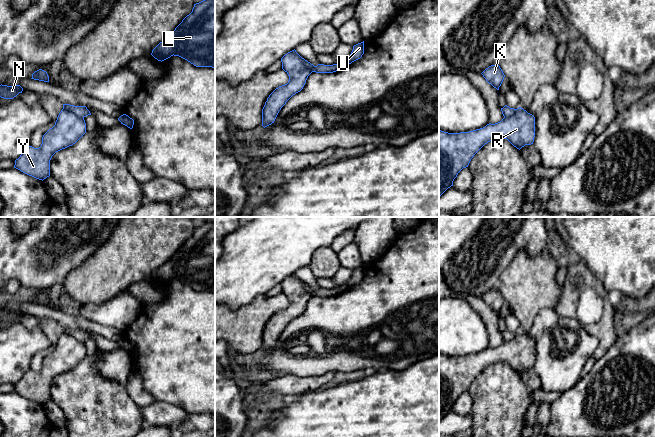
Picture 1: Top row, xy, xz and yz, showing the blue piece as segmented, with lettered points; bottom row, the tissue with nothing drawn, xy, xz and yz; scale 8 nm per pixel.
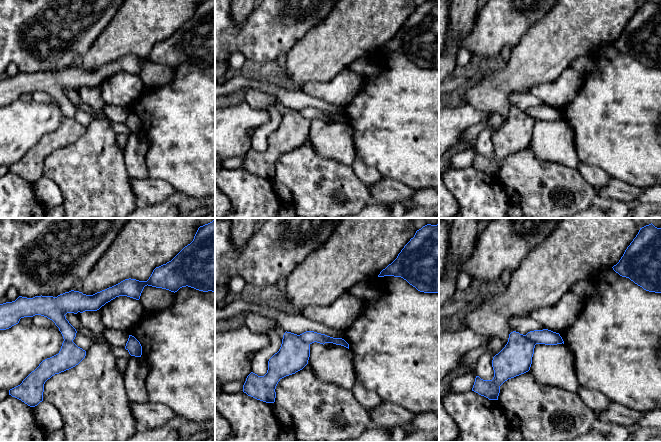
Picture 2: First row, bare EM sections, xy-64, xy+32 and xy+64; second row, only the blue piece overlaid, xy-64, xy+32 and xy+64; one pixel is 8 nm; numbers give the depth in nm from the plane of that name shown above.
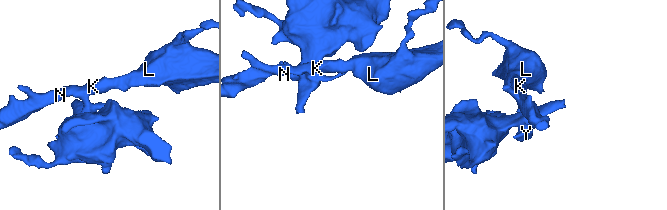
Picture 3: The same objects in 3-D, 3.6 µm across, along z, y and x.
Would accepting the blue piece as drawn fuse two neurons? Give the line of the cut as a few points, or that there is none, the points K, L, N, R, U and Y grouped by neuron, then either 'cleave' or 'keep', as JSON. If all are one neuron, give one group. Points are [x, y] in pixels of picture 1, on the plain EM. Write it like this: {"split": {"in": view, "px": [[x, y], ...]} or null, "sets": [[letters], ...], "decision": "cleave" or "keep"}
{"split": {"in": "xy", "px": [[63, 332], [83, 342]]}, "sets": [["K", "L", "N", "U"], ["R", "Y"]], "decision": "cleave"}

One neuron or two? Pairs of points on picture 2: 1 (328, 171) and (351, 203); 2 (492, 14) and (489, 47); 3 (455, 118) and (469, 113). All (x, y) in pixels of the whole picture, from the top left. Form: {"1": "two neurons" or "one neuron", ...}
{"1": "one neuron", "2": "one neuron", "3": "one neuron"}

